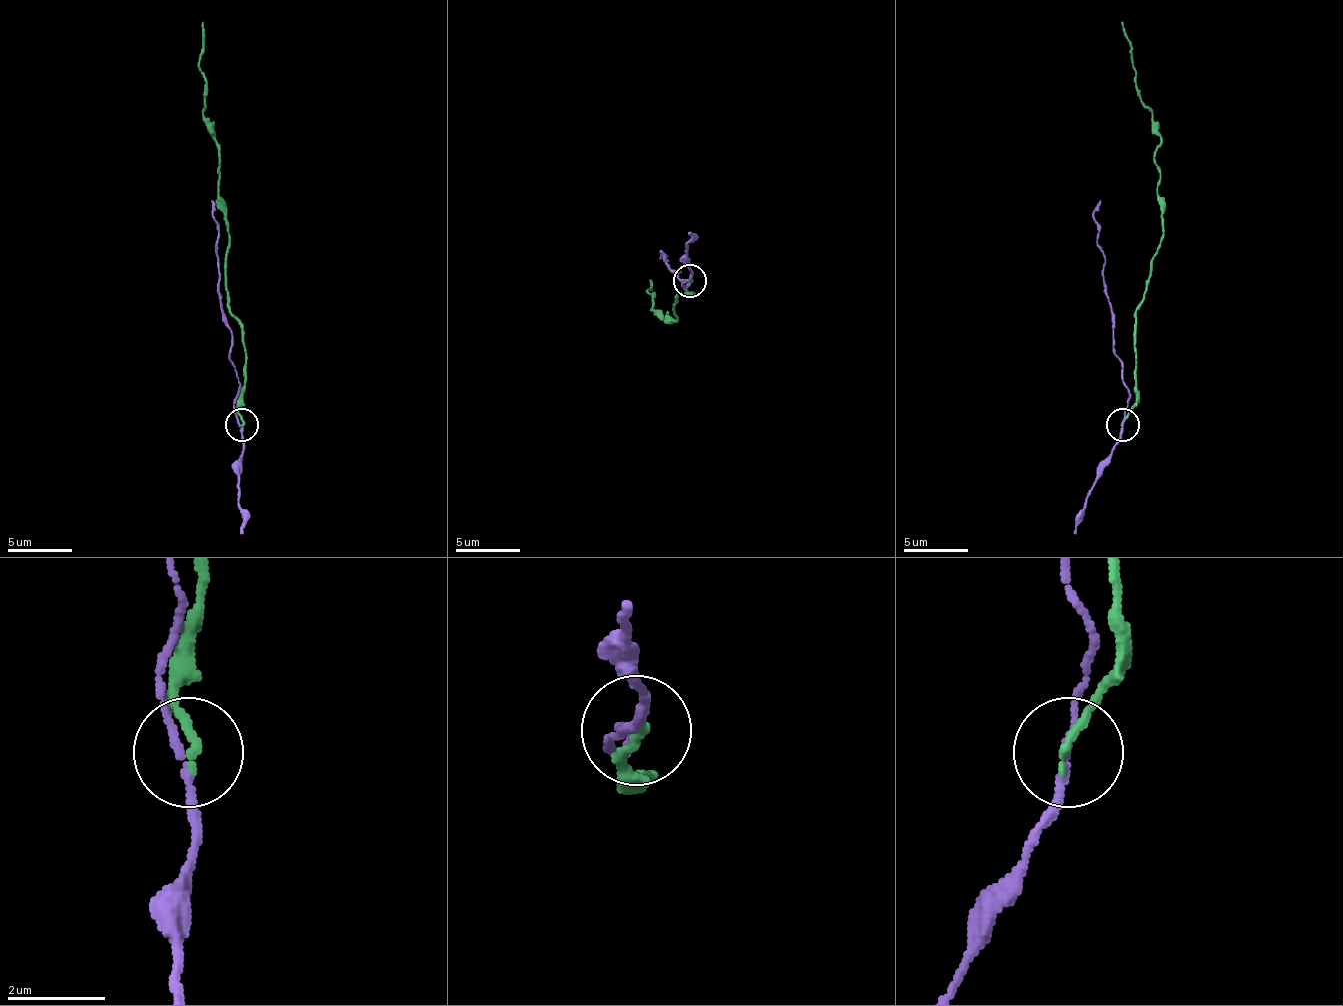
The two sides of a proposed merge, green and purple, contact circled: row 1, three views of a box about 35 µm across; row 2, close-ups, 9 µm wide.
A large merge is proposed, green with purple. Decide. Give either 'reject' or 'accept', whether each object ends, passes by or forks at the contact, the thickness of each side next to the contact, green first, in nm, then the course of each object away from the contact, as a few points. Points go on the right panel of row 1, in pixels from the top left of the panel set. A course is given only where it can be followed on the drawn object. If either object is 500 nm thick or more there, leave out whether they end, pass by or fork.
reject | green ends | purple passes by | 200/140 nm | green via (1122, 424), (1135, 401), (1135, 323), (1161, 242), (1161, 167), (1154, 147), (1161, 134), (1141, 99), (1122, 21) | purple via (1122, 424), (1128, 391), (1112, 346), (1102, 278), (1106, 255), (1096, 242), (1099, 222), (1093, 216), (1099, 199)

